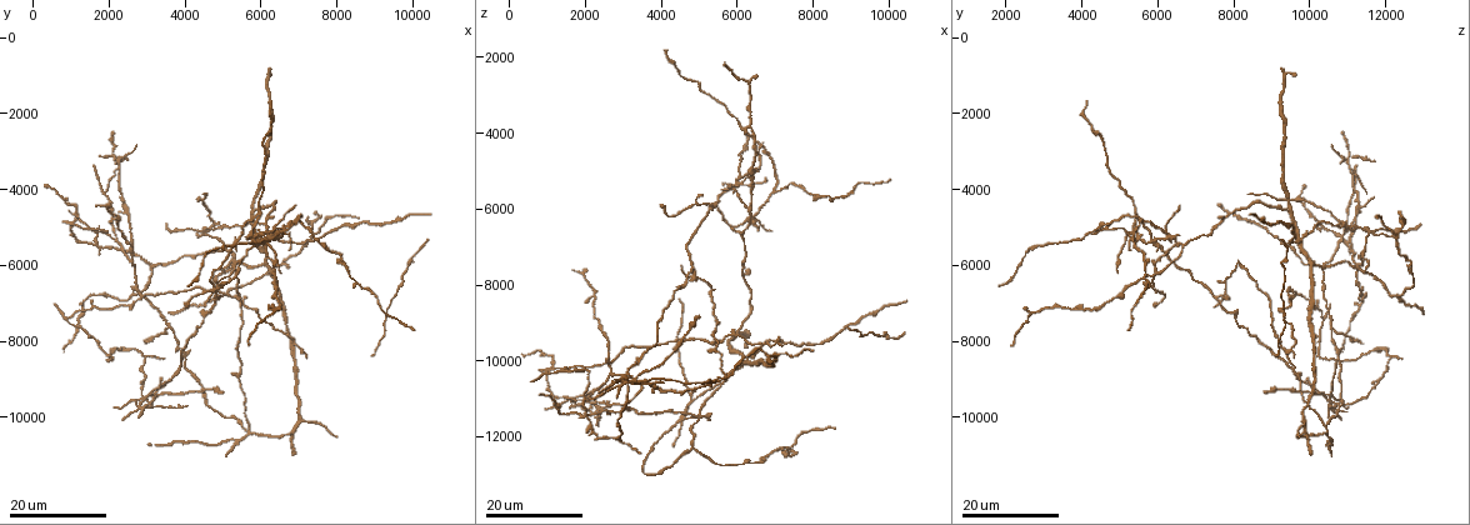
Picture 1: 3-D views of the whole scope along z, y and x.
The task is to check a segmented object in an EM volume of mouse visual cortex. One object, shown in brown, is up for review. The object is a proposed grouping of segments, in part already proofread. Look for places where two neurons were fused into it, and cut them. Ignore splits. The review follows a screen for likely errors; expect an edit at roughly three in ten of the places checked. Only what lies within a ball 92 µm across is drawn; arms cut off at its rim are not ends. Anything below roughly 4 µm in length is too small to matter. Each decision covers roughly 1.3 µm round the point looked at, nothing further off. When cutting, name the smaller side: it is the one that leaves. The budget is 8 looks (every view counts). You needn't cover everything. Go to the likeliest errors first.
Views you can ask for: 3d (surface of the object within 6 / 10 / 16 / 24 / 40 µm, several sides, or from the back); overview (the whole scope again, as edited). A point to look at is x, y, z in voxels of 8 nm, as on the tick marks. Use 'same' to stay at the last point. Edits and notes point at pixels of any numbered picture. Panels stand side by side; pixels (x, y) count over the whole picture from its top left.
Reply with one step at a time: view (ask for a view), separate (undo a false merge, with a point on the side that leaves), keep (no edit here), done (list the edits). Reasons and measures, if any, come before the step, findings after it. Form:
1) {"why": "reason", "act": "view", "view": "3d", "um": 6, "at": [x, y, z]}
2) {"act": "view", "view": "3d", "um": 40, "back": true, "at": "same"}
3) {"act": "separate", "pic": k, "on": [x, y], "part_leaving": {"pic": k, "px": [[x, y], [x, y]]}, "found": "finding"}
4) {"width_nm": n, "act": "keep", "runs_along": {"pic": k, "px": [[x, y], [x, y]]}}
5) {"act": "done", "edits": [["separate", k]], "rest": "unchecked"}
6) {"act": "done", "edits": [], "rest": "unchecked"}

{"why": "a fork", "act": "view", "view": "3d", "um": 16, "at": [2200, 3500, 11100]}

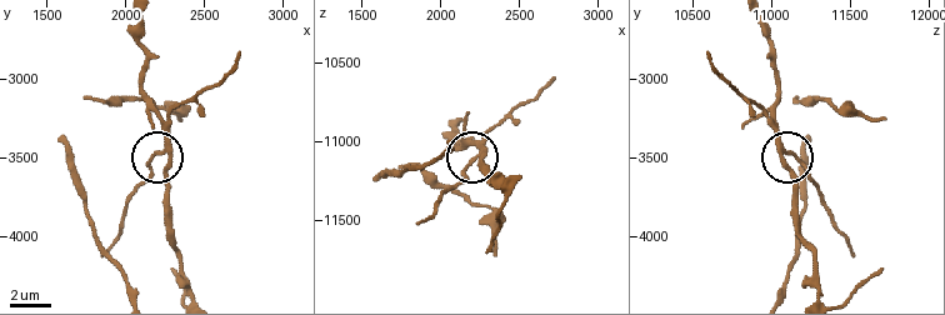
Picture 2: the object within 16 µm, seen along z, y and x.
{"why": "zoom in", "act": "view", "view": "3d", "um": 10, "at": [2220, 3460, 11080]}

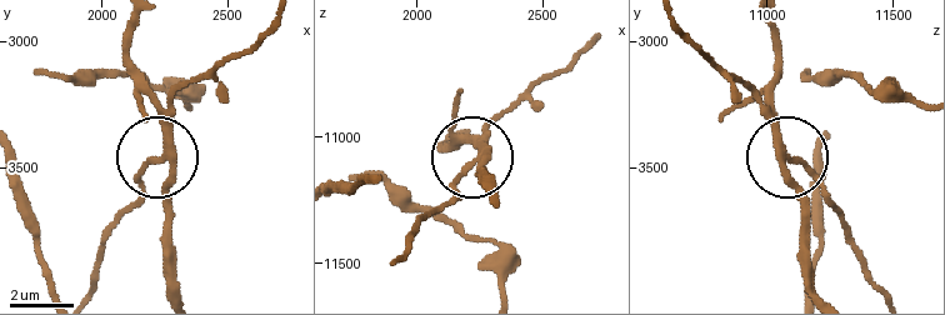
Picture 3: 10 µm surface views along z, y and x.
{"side_arm_um": 8, "act": "separate", "pic": 3, "on": [486, 123], "part_leaving": {"pic": 3, "px": [[480, 145], [453, 196], [415, 225], [399, 255]]}, "found": "a second neuron is stuck on"}

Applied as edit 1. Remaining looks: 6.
{"act": "view", "view": "3d", "um": 16, "at": [6100, 6000, 10150]}

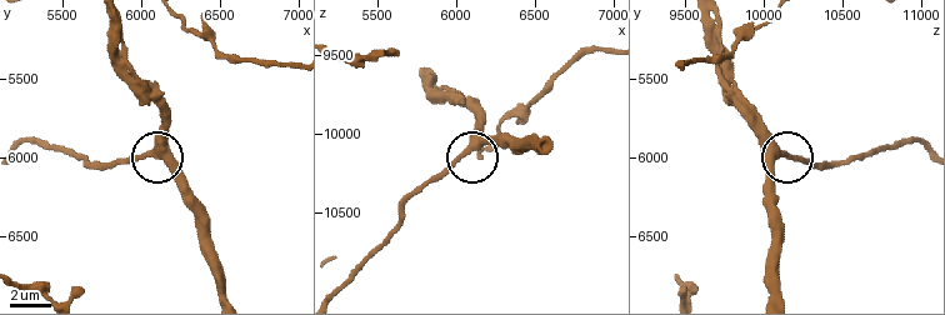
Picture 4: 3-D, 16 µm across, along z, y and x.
{"why": "zoom in", "act": "view", "view": "3d", "um": 6, "at": [6080, 5980, 10100]}

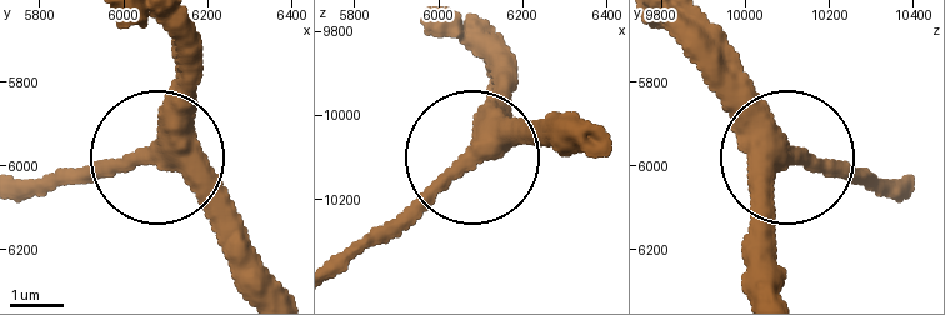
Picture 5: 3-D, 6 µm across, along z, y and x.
{"width_nm": 360, "act": "keep", "runs_along": {"pic": 5, "px": [[288, 293], [163, 163], [109, 159], [73, 181]]}, "found": "all the same neuron"}

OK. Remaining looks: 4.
{"why": "a fork", "act": "view", "view": "3d", "um": 16, "at": [3600, 7550, 10600]}

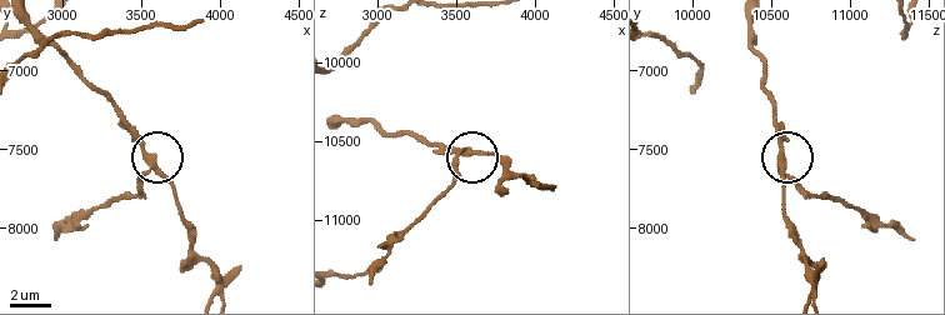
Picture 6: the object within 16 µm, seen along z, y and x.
{"act": "view", "view": "3d", "um": 10, "at": [3560, 7600, 10580]}

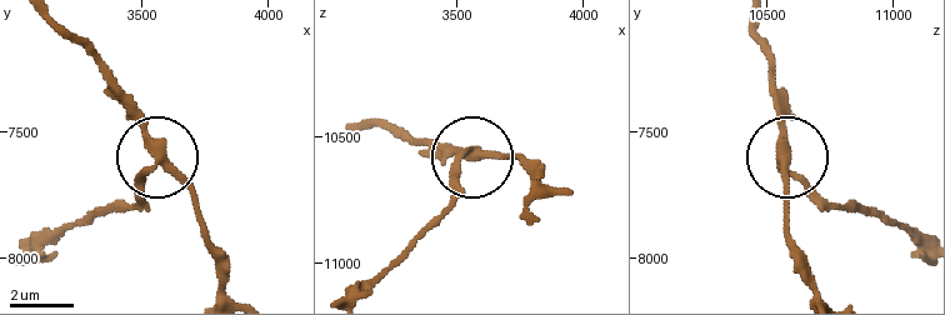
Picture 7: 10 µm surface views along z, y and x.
{"side_arm_um": 10, "arms": 3, "act": "separate", "pic": 7, "on": [136, 188], "found": "two neurons meet here"}

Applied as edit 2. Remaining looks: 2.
{"act": "view", "view": "3d", "um": 24, "at": [2150, 5350, 10850]}

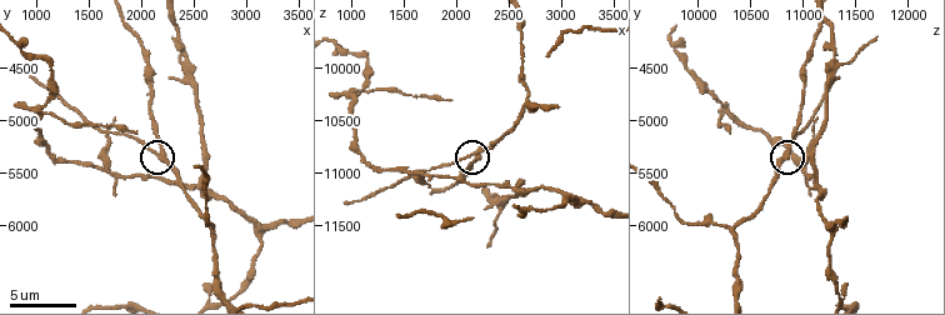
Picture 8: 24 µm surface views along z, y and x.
{"act": "view", "view": "3d", "um": 10, "at": [2180, 5300, 10840]}

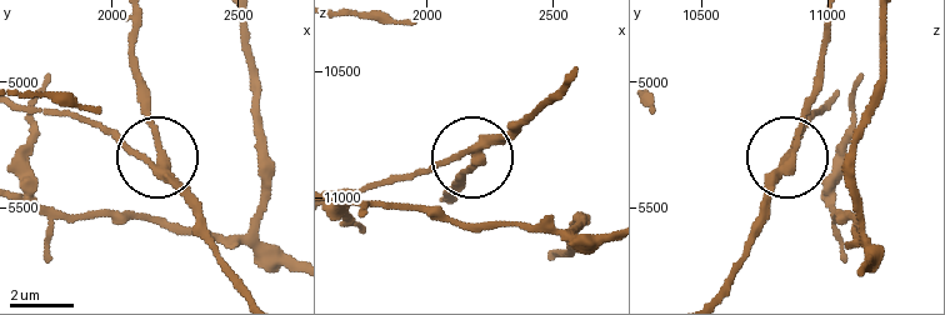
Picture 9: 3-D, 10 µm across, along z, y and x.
{"act": "separate", "pic": 9, "on": [158, 138], "part_leaving": {"pic": 9, "px": [[168, 174], [135, 64], [135, 23]]}, "found": "two neurons meet here"}

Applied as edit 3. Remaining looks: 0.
{"act": "done", "edits": [["separate", 3], ["separate", 7], ["separate", 9]], "rest": "unchecked"}

